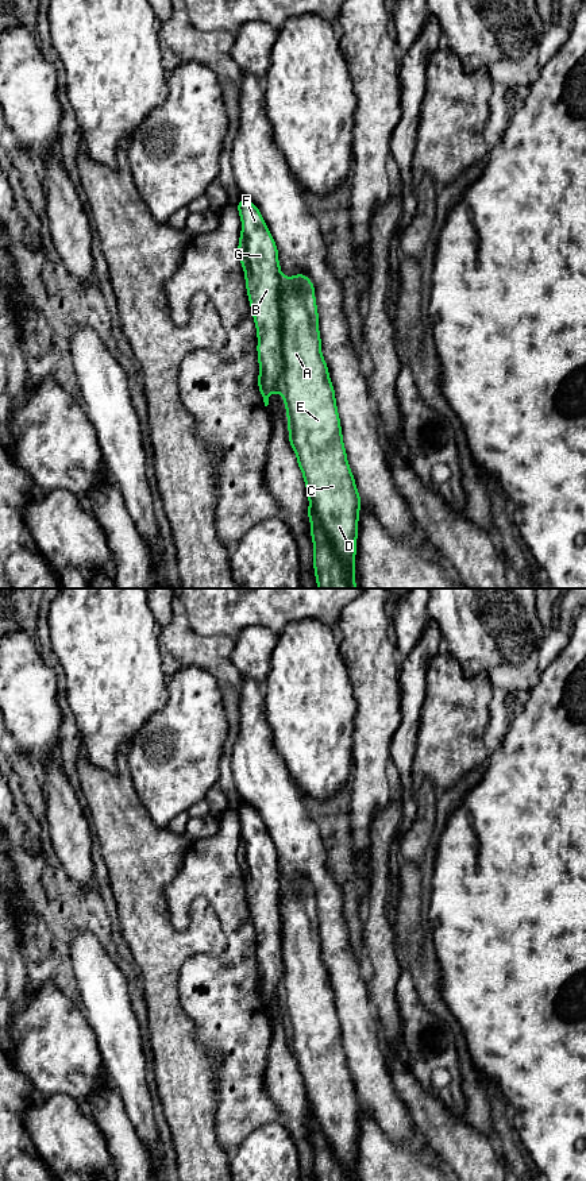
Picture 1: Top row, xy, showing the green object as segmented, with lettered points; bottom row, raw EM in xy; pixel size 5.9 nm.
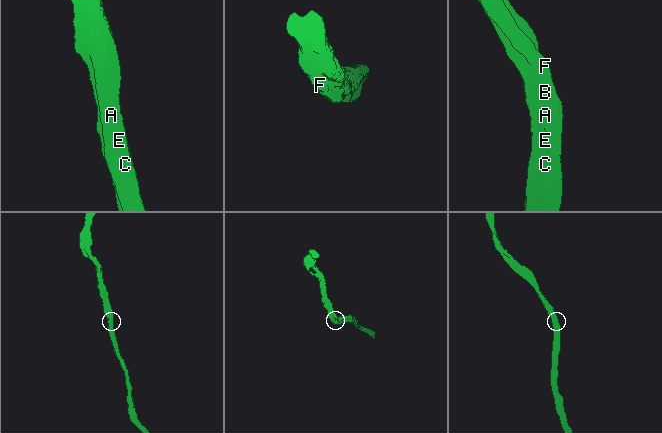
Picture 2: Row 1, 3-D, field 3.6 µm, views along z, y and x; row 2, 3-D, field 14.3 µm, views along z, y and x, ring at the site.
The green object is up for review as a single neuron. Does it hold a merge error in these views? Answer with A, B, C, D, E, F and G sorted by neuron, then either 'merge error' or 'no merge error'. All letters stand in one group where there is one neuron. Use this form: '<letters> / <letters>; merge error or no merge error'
A B C D E F G; no merge error

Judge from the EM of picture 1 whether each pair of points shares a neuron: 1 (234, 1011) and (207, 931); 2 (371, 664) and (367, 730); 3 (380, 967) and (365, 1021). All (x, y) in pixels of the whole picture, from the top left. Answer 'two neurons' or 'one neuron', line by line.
1: two neurons
2: one neuron
3: two neurons

